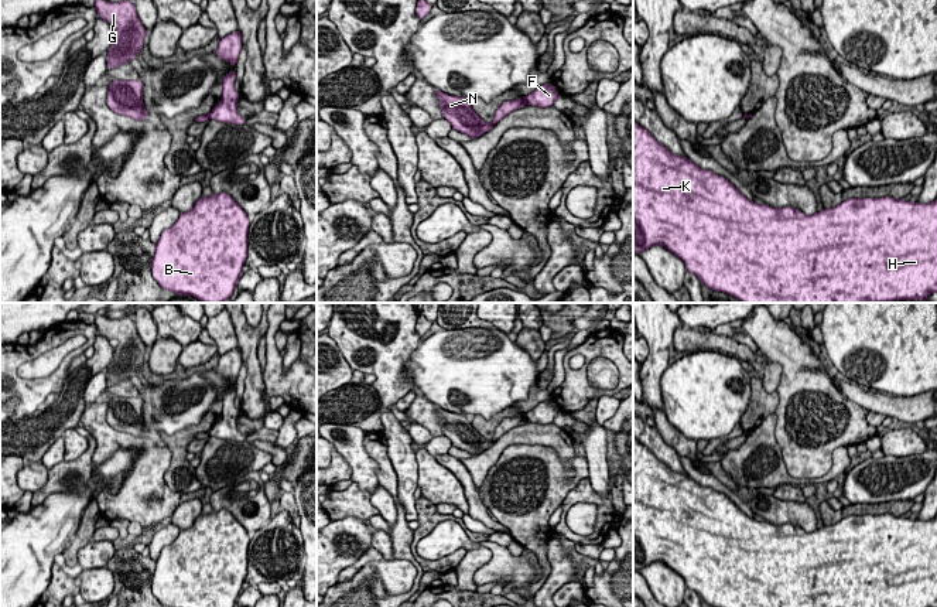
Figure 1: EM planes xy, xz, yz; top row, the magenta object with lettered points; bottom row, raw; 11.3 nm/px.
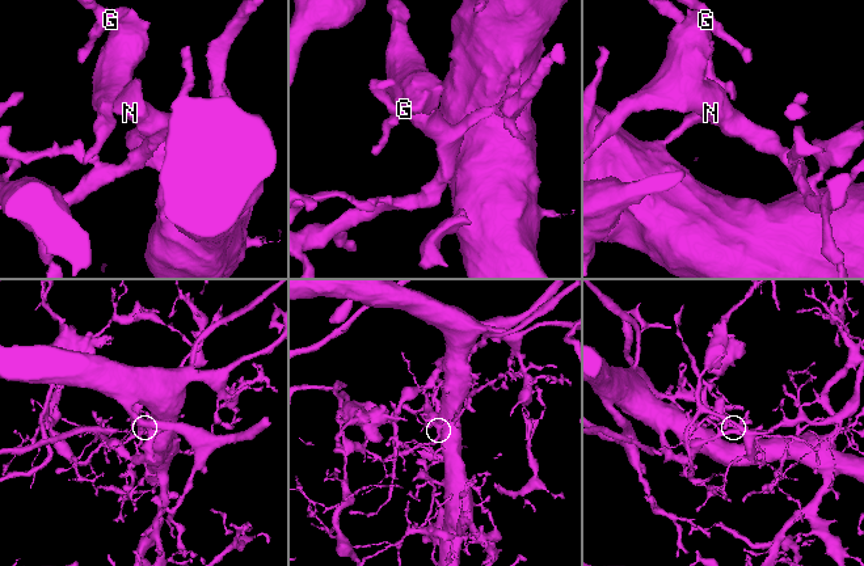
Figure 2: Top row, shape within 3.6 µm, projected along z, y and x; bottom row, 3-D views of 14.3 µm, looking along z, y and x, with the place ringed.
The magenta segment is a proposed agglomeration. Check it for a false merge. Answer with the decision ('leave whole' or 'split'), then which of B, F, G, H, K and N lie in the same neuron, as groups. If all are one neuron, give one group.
split; groups B F H K / G N

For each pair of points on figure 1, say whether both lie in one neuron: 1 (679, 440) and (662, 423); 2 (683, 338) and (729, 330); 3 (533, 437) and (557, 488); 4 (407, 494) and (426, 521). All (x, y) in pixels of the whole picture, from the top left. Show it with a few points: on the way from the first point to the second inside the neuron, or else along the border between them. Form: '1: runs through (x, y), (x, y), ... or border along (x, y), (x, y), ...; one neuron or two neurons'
1: runs through (674, 436), (666, 428); one neuron
2: border along (694, 328), (725, 334), (745, 345); two neurons
3: border along (505, 447), (512, 444), (550, 446), (564, 466); two neurons
4: border along (414, 503), (417, 519); two neurons

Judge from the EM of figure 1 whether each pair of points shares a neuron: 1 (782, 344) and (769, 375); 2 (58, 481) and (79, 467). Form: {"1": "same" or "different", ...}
{"1": "different", "2": "same"}

